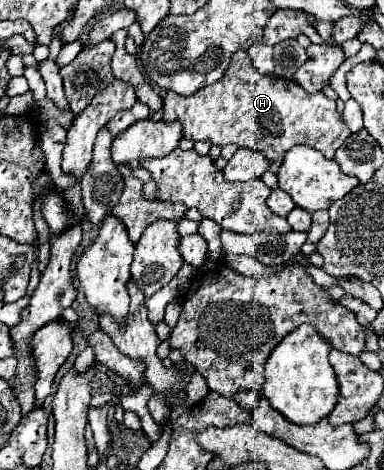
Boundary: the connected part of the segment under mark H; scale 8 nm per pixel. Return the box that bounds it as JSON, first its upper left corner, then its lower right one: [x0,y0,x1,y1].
[163,50,351,162]

